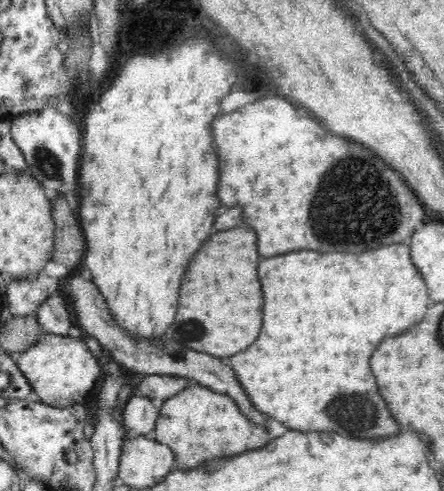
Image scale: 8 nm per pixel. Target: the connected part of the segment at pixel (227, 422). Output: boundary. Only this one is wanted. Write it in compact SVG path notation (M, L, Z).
M167 374L147 375L138 383L137 389L135 390L142 397L149 398L152 404L159 410L159 417L151 437L156 441L160 441L162 444L167 444L172 449L173 455L175 456L172 471L198 468L203 462L218 460L226 456L236 456L240 452L259 449L271 441L267 429L250 422L250 420L246 420L246 416L238 410L239 406L234 404L234 399L228 398L224 393L214 392L210 388L198 384L191 385L189 379Z

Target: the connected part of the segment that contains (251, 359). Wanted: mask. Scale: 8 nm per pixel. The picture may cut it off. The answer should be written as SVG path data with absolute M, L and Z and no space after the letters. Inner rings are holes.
M390 244L384 246L380 250L372 250L372 252L360 252L360 254L350 254L350 252L328 252L328 254L320 254L320 252L290 252L290 254L282 254L282 256L274 256L274 258L264 258L258 266L258 276L262 280L262 288L264 288L264 326L262 332L258 336L258 340L248 346L248 350L238 352L236 356L230 358L230 366L238 376L242 388L248 392L252 404L264 412L270 414L272 418L280 420L288 428L294 428L294 431L302 432L344 432L344 436L360 436L364 440L372 440L376 436L396 436L398 432L398 422L390 416L386 402L380 398L378 394L378 386L376 380L372 376L370 370L370 356L376 350L376 346L388 338L388 336L396 336L402 330L418 324L424 314L426 314L426 306L428 306L428 288L424 284L424 278L420 276L420 272L416 272L416 266L412 264L410 258L410 248L406 244Z

